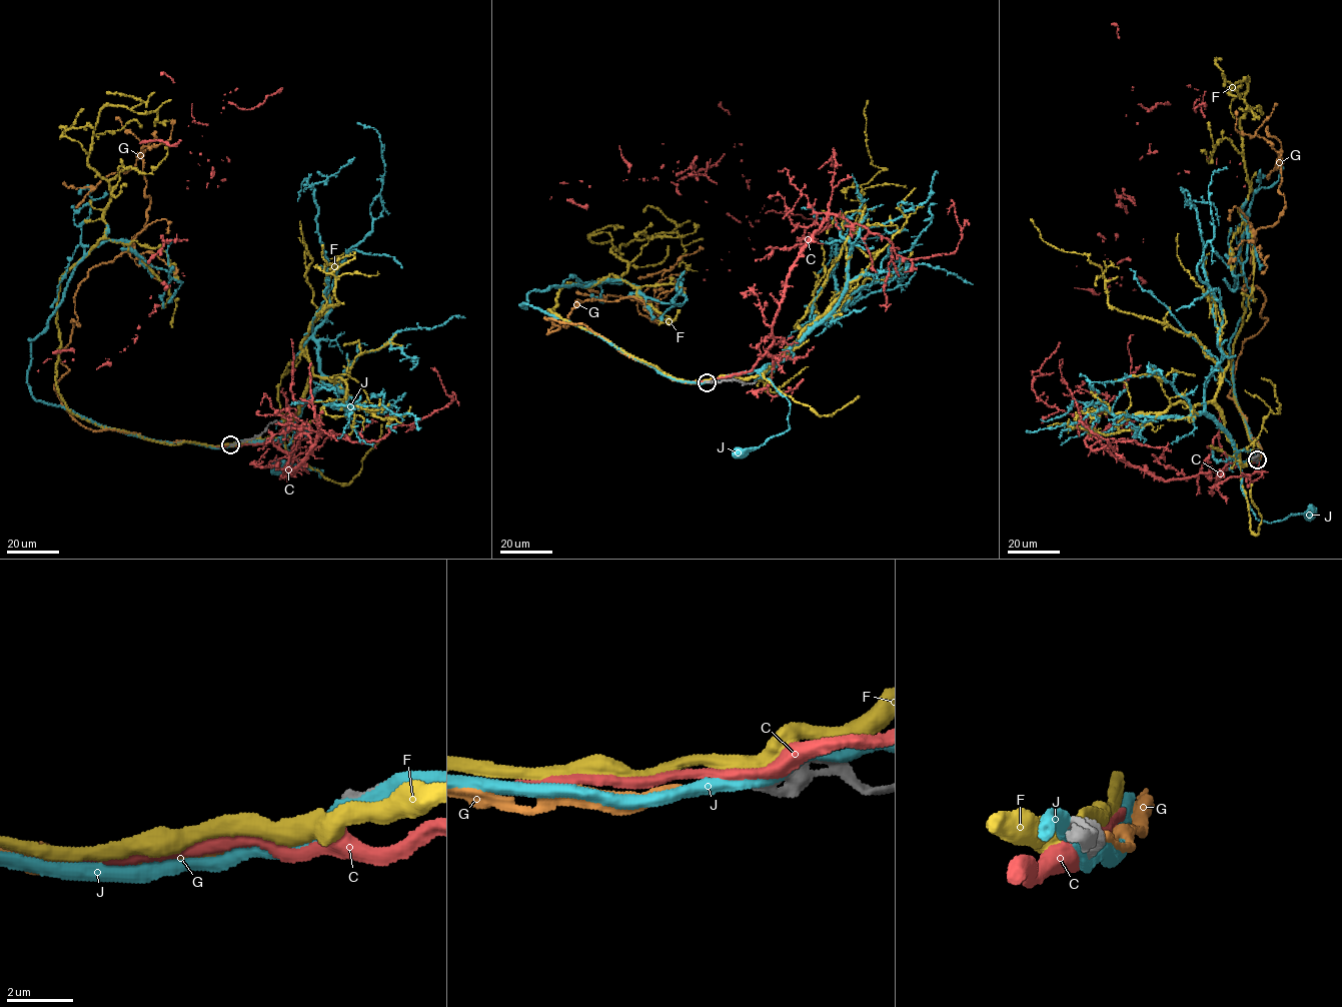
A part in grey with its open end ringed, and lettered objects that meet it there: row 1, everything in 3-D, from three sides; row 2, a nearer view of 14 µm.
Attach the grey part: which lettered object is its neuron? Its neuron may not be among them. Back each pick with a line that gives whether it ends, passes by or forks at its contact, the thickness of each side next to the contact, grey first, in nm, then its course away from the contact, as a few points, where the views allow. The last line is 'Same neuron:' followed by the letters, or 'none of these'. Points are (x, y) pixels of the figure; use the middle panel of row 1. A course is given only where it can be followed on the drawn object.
G: it ends there; 280 nm thick on the grey side, 190 nm on the other; it runs (707, 381), (584, 324), (544, 317), (547, 333), (578, 300), (658, 318), (655, 298), (577, 291)
Same neuron: G

